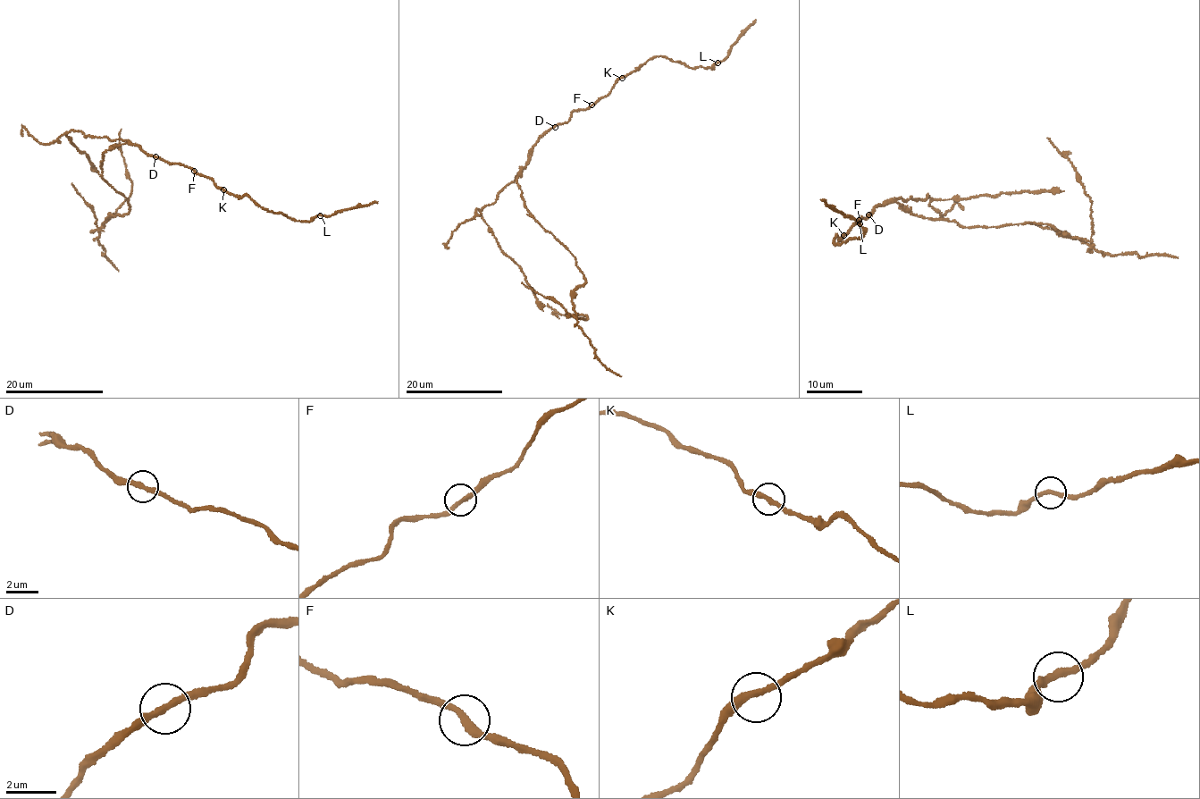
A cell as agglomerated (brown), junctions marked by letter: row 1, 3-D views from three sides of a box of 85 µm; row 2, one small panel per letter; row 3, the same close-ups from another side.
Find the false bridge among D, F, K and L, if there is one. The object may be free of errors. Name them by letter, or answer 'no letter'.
D

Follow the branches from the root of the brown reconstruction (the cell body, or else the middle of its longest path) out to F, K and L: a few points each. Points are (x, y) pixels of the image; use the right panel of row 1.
F: (897, 202), (886, 200), (868, 217), (860, 218), (861, 216), (859, 220)
K: (897, 202), (886, 200), (878, 205), (868, 217), (860, 217), (843, 235)
L: (897, 202), (886, 200), (878, 205), (841, 238), (836, 236), (834, 244), (860, 239), (865, 234), (860, 223)

